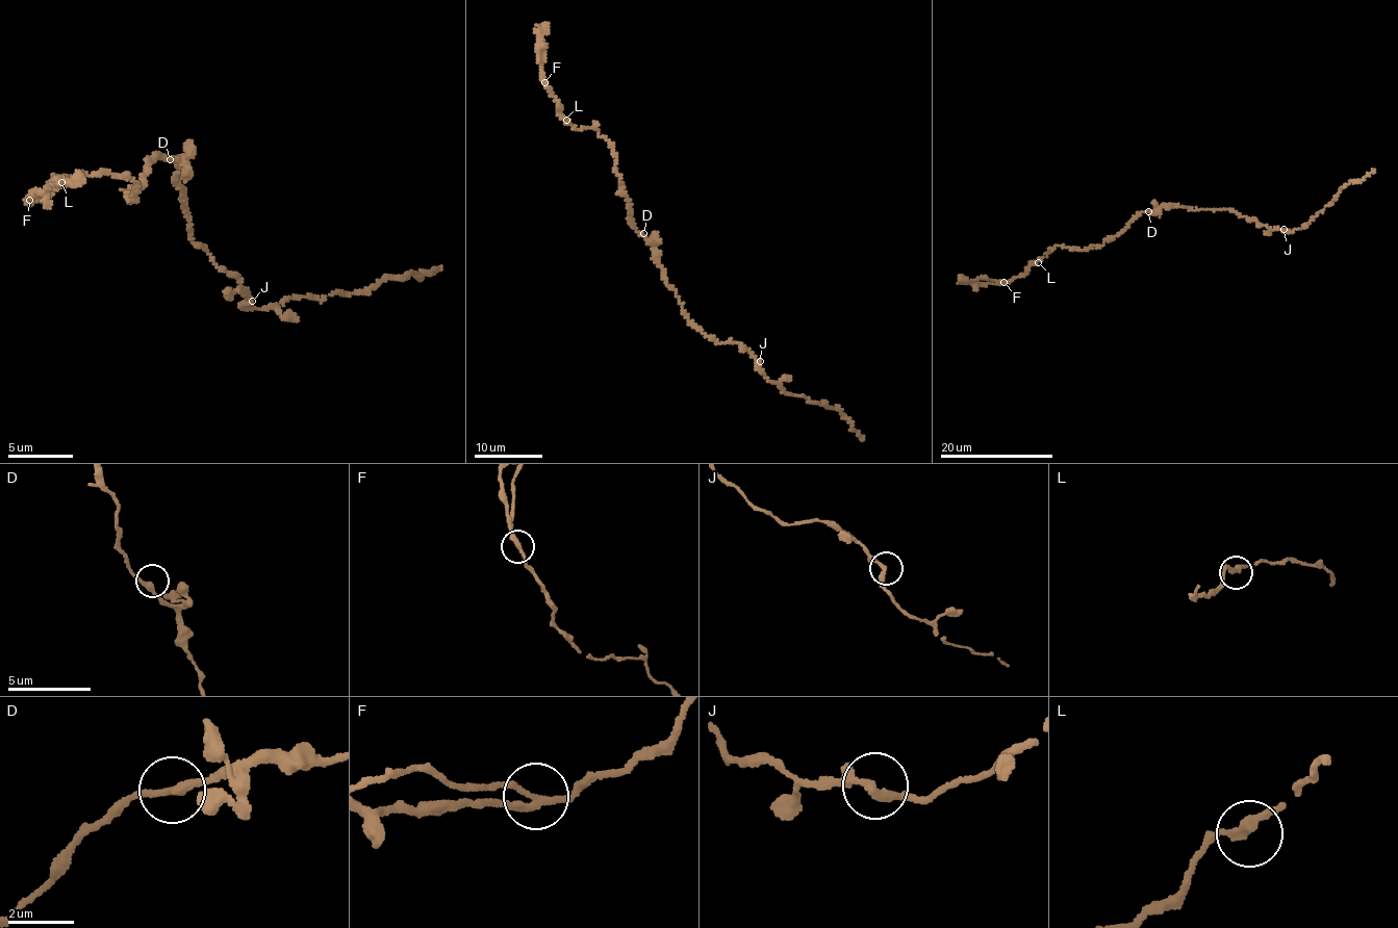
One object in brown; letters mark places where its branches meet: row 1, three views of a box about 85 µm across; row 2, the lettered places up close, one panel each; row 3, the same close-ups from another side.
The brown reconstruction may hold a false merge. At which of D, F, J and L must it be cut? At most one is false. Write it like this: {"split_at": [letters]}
{"split_at": ["F"]}

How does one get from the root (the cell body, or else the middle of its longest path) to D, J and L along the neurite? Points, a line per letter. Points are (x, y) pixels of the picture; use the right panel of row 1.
D: (1173, 206), (1162, 206), (1148, 211)
J: (1173, 206), (1228, 208), (1252, 218), (1259, 225), (1284, 229)
L: (1173, 206), (1143, 211), (1119, 233), (1099, 246), (1086, 250), (1056, 247), (1039, 261)

